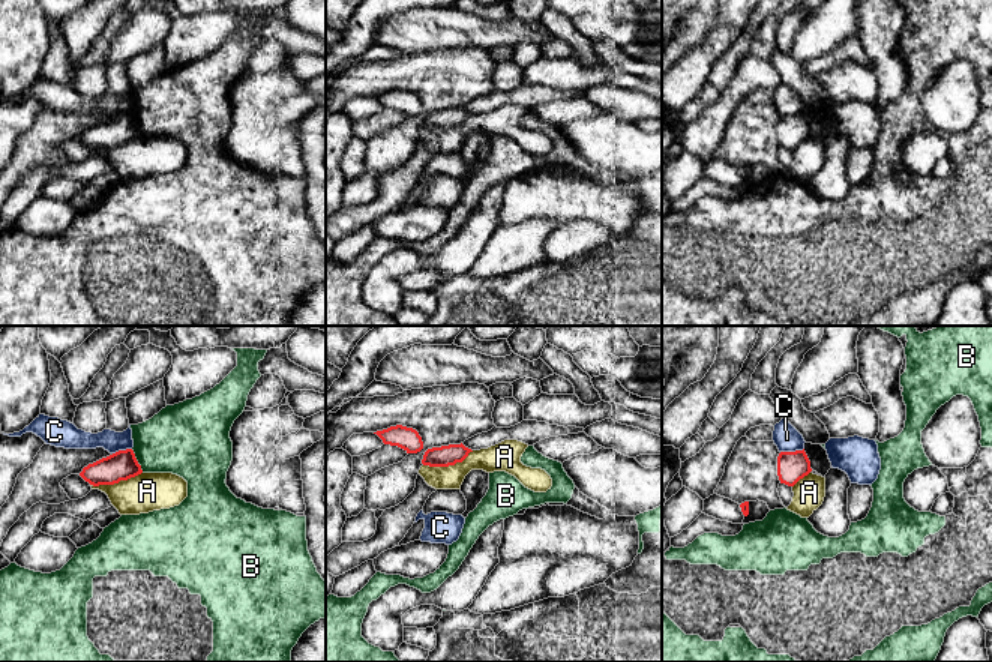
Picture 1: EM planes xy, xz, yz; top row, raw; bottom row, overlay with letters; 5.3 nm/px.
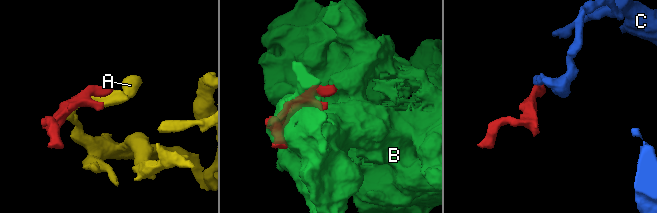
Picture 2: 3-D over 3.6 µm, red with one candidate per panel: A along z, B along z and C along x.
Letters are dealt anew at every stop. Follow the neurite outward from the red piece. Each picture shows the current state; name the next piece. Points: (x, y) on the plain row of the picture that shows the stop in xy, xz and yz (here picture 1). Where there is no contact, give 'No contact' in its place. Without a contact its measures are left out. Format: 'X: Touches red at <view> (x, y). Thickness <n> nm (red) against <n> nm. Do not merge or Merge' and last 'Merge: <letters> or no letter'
A: Touches red at xy (116, 146). Thickness 160 nm (red) against 200 nm. Do not merge
B: Touches red at xy (137, 125). Thickness 160 nm (red) against 360 nm. Do not merge
C: Touches red at yz (791, 116). Thickness 160 nm (red) against 140 nm. Do not merge
Merge: no letter

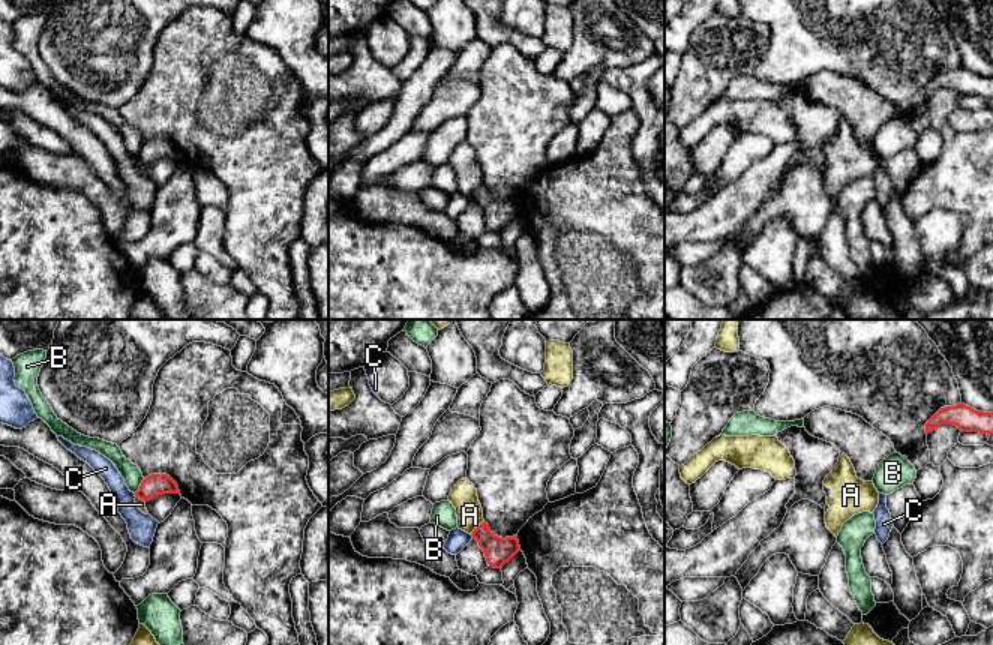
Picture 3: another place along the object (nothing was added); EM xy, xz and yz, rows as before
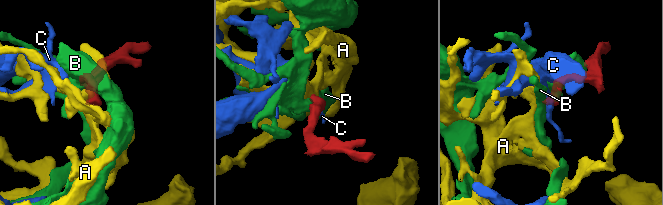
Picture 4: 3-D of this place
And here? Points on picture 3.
A: Touches red at xz (476, 192). Thickness 150 nm (red) against 140 nm. Do not merge
B: Touches red at xy (140, 150). Thickness 120 nm (red) against 100 nm. Do not merge
C: Touches red at xy (135, 159). Thickness 120 nm (red) against 150 nm. Do not merge
Merge: no letter

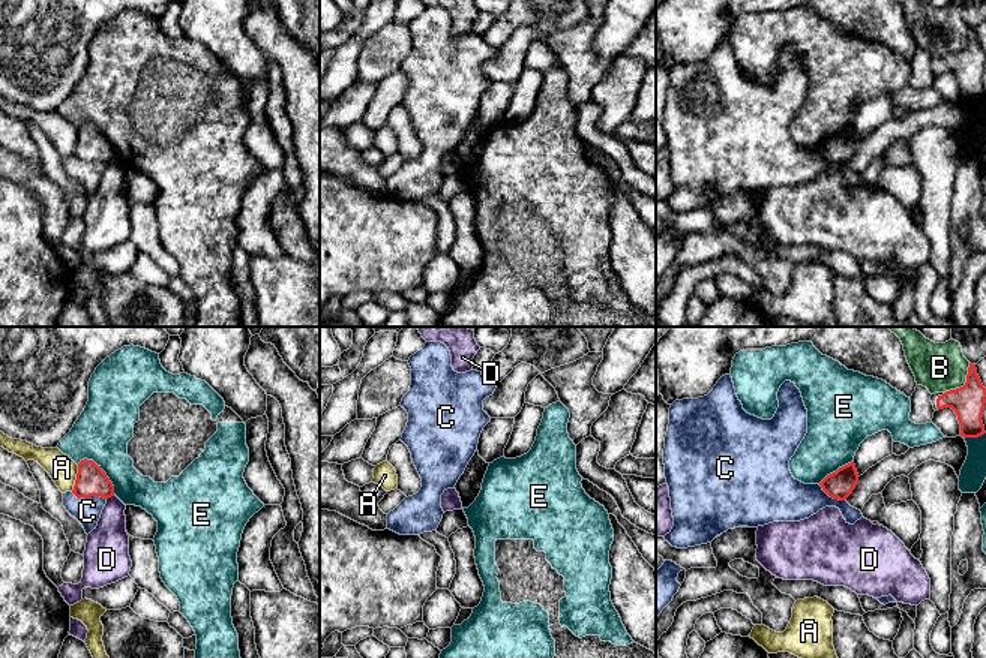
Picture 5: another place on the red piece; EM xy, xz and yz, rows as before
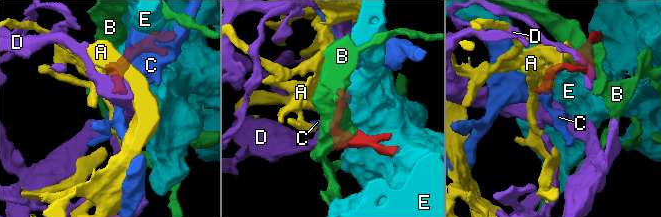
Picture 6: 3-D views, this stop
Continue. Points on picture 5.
A: Touches red at xy (77, 143). Thickness 160 nm (red) against 150 nm. Do not merge
B: Touches red at yz (965, 48). Thickness 180 nm (red) against 260 nm. Do not merge
C: Touches red at xy (89, 161). Thickness 160 nm (red) against 150 nm. Do not merge
D: Touches red at xy (110, 161). Thickness 160 nm (red) against 220 nm. Do not merge
E: Touches red at xy (101, 134). Thickness 160 nm (red) against 300 nm. Do not merge
Merge: no letter

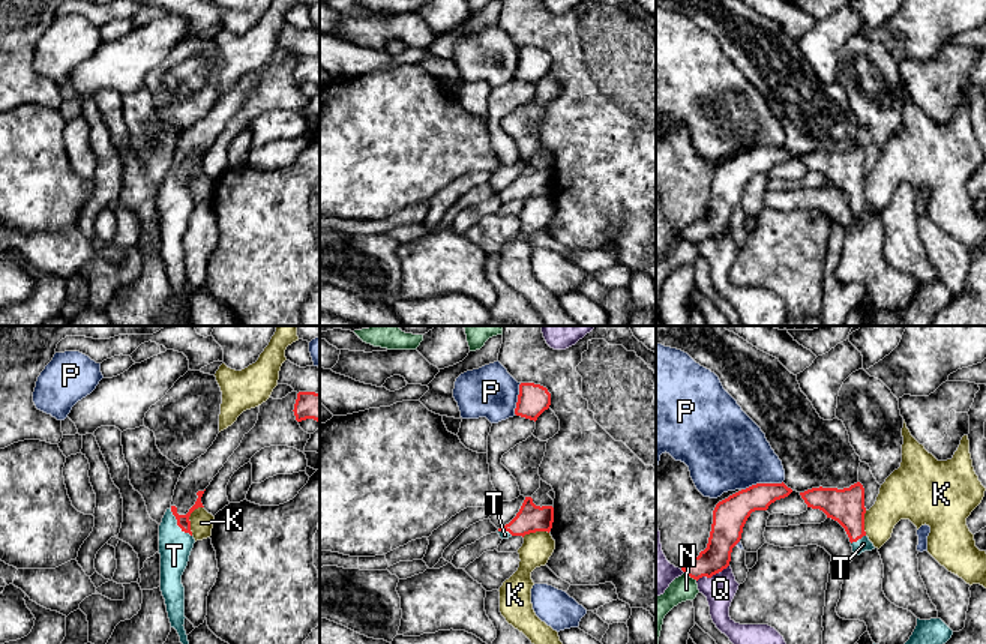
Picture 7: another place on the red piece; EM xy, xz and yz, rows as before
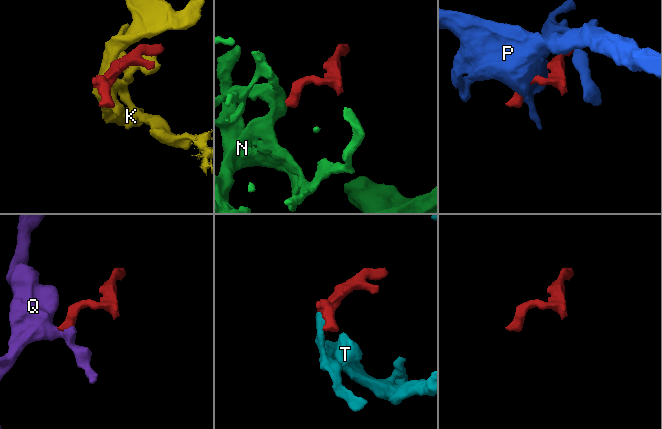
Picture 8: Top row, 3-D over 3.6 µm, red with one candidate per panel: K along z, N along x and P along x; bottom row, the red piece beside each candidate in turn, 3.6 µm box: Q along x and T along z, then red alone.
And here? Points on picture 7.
K: Touches red at xy (188, 182). Thickness 70 nm (red) against 130 nm. Do not merge
N: Touches red at yz (691, 240). Thickness 150 nm (red) against 140 nm. Do not merge
P: Touches red at yz (761, 147). Thickness 190 nm (red) against 420 nm. Do not merge
Q: Touches red at yz (712, 239). Thickness 160 nm (red) against 160 nm. Do not merge
T: Touches red at xy (177, 186). Thickness 70 nm (red) against 180 nm. Merge
Merge: T

